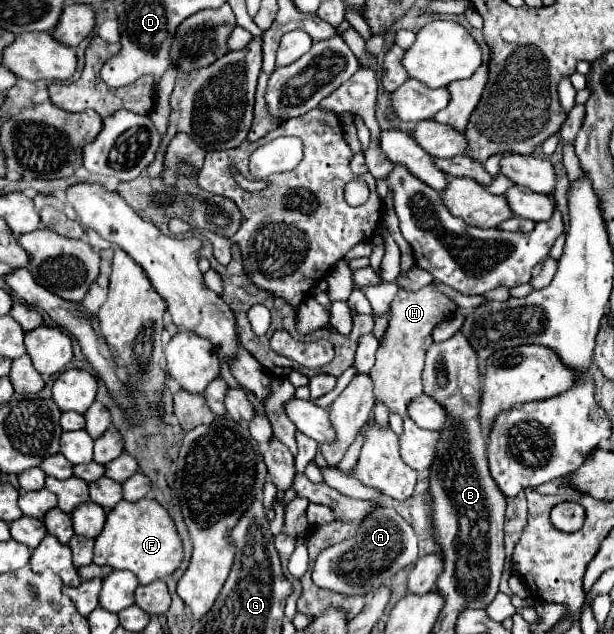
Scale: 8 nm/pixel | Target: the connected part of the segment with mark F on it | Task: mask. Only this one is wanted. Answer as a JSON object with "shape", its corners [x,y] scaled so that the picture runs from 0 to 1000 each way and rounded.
{"shape":[[[226,787],[220,793],[213,790],[194,790],[178,809],[174,809],[174,825],[168,841],[155,850],[155,879],[151,885],[158,891],[178,891],[184,897],[207,897],[217,901],[226,913],[230,923],[236,920],[249,920],[256,913],[272,913],[298,885],[298,860],[295,860],[295,847],[288,844],[282,815],[272,809],[272,803],[256,793],[252,787]]]}

